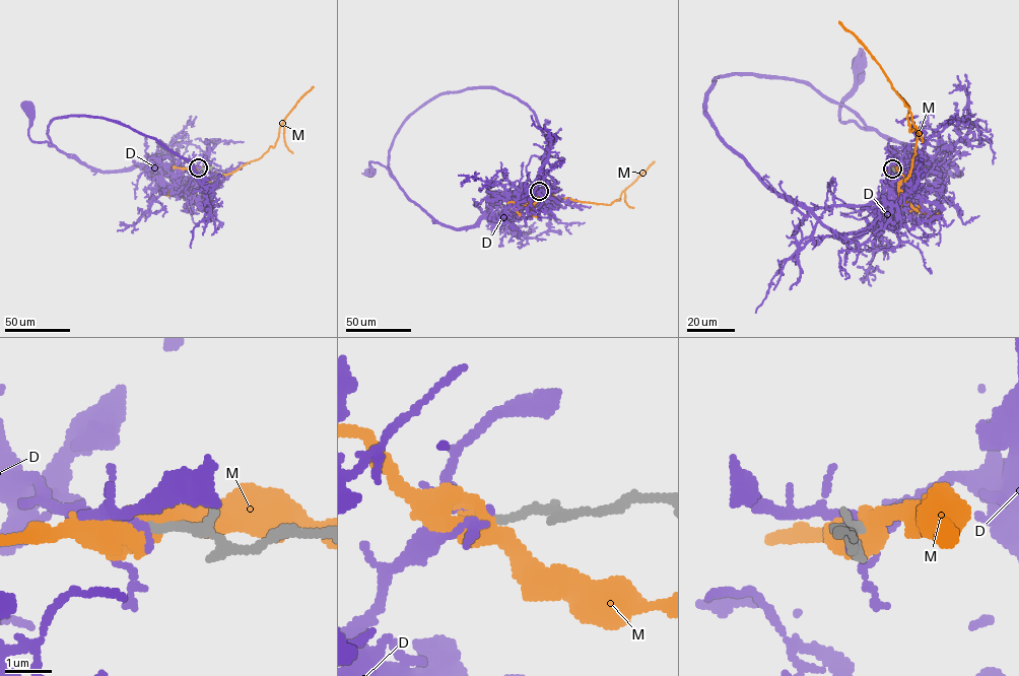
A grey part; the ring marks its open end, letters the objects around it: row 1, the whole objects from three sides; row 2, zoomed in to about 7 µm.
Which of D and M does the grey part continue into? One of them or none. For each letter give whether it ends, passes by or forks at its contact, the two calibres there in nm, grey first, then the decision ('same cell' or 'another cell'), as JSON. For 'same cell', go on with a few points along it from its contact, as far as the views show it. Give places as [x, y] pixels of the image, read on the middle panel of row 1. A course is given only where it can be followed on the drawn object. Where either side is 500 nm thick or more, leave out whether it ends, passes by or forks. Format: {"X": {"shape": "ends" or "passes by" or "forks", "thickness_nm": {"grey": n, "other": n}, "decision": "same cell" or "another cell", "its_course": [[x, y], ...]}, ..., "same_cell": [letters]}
{"D": {"shape": "passes by", "thickness_nm": {"grey": 170, "other": 140}, "decision": "same cell", "its_course": [[539, 191], [534, 201], [513, 213], [451, 228], [411, 200], [385, 166], [370, 161], [368, 173]]}, "M": {"thickness_nm": {"grey": 180, "other": 550}, "decision": "another cell"}, "same_cell": ["D"]}

